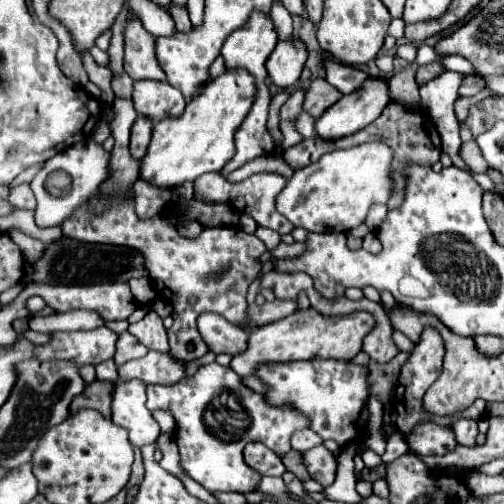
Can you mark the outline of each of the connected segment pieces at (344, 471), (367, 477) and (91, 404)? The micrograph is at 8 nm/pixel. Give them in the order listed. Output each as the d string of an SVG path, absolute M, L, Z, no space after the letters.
M347 443L345 447L341 447L339 453L339 469L337 469L337 479L333 485L329 485L325 489L325 495L333 501L343 501L343 503L359 503L363 501L363 497L355 491L355 467L353 467L353 457L359 451L357 443Z
M381 463L377 467L365 467L361 473L359 473L359 479L361 481L377 481L377 479L383 479L385 477L385 469L387 469L387 463Z
M93 381L85 387L81 395L73 399L69 411L77 413L81 409L97 409L103 417L111 419L111 393L113 393L111 381Z

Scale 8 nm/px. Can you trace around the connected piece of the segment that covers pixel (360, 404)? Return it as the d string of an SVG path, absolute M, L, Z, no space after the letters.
M291 361L289 365L261 365L257 375L263 379L263 383L269 387L267 401L273 405L293 405L301 413L309 415L311 429L321 435L323 439L335 439L339 445L345 445L351 441L351 421L365 427L369 419L367 411L367 367L351 365L349 361Z

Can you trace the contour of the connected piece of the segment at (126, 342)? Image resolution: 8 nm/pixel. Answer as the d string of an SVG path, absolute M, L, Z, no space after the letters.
M129 331L121 333L119 339L117 339L117 353L115 353L115 363L117 365L123 365L131 359L139 359L147 353L149 349L145 349L143 343L139 343L137 337L133 337Z

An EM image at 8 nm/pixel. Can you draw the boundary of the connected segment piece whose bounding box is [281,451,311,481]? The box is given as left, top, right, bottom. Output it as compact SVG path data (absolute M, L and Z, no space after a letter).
M289 451L289 455L285 455L285 457L281 457L281 459L283 459L287 471L295 473L297 479L301 479L301 481L309 481L309 479L311 479L311 475L309 475L309 471L307 471L307 467L305 467L305 463L303 463L303 455L301 455L301 453Z

